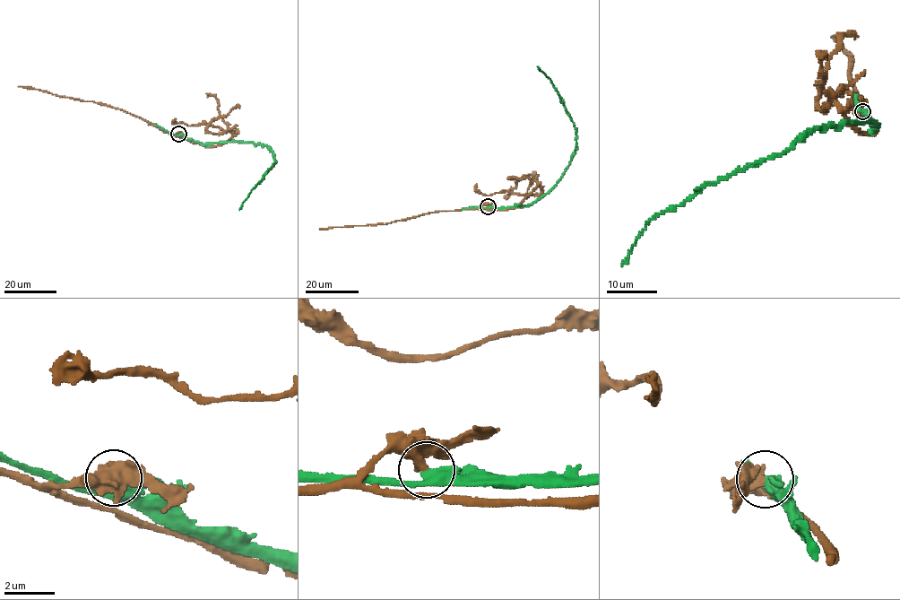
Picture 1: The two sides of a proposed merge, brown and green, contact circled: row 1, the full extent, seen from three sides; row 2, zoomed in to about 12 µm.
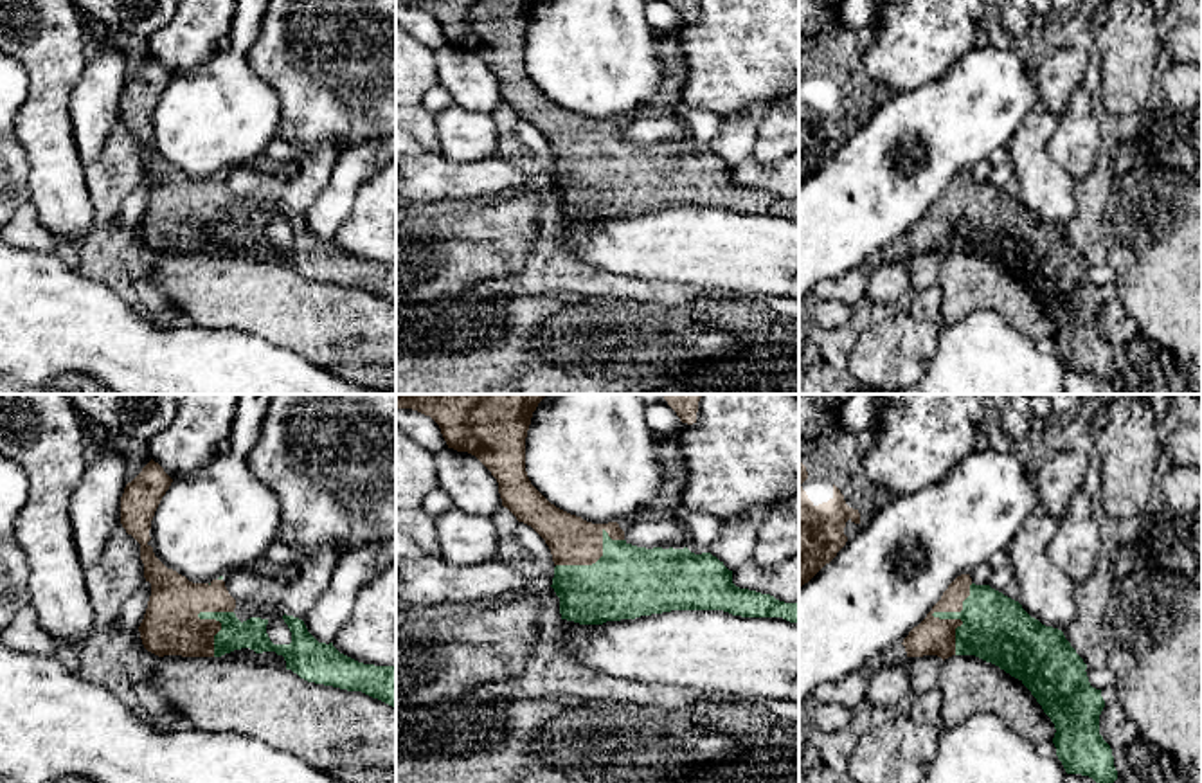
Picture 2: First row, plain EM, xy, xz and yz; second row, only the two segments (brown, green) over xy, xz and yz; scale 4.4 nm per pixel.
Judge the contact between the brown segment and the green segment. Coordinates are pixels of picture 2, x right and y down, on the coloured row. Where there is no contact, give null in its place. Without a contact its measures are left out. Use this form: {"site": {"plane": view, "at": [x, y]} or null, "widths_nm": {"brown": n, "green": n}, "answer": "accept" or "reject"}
{"site": {"plane": "yz", "at": [936, 618]}, "widths_nm": {"brown": 170, "green": 280}, "answer": "reject"}

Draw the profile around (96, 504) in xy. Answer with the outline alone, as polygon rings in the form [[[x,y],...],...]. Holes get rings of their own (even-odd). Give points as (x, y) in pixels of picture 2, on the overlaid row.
[[[104,445],[99,461],[86,466],[70,500],[74,542],[85,571],[99,563],[113,527],[121,522],[124,488],[126,461]]]

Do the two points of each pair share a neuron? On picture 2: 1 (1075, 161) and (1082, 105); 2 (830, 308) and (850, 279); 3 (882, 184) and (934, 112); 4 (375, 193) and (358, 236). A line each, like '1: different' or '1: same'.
1: same
2: different
3: same
4: same

